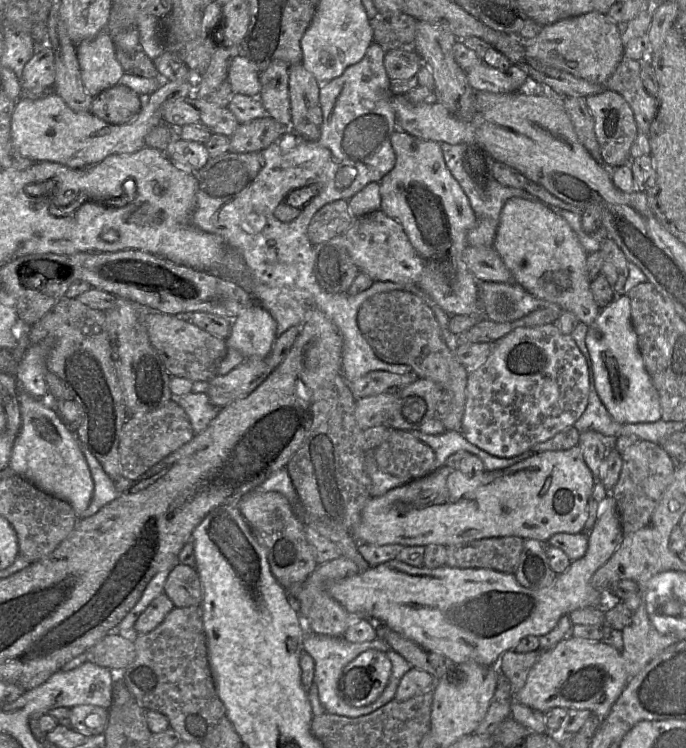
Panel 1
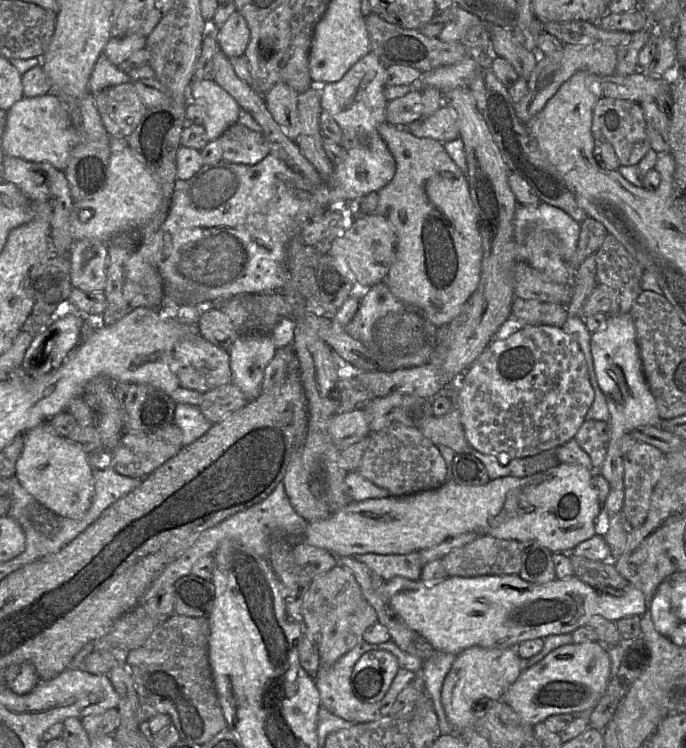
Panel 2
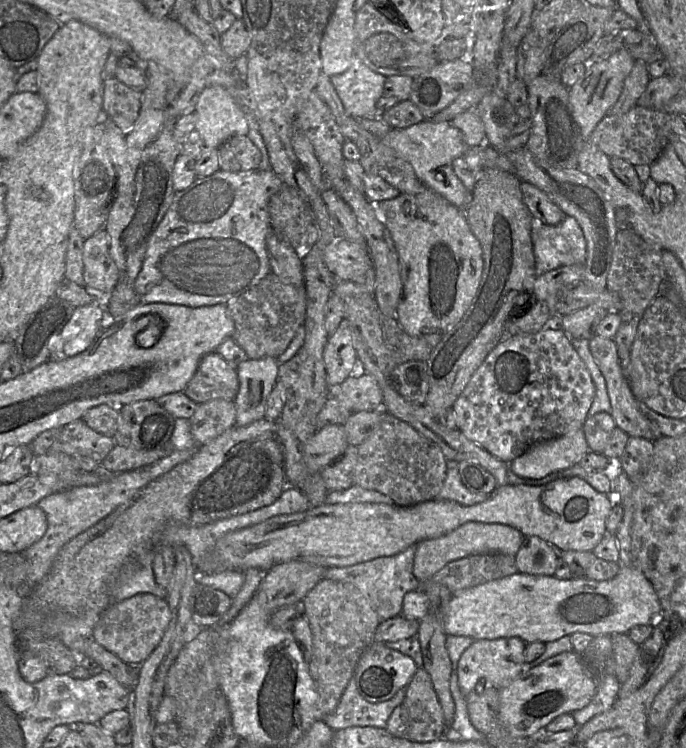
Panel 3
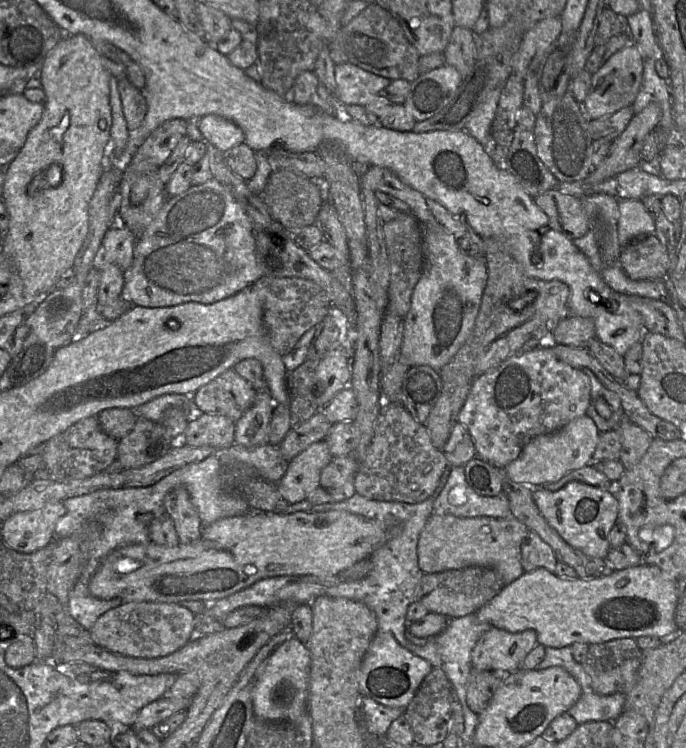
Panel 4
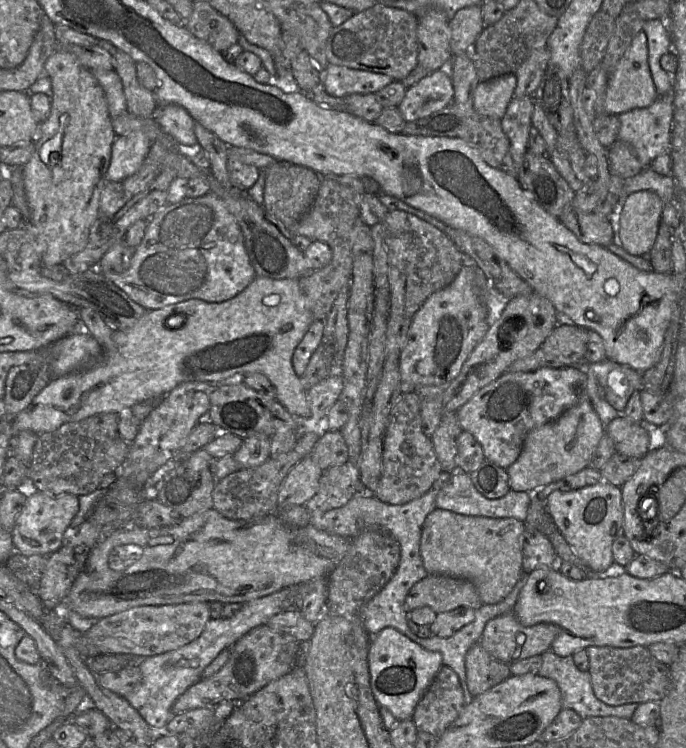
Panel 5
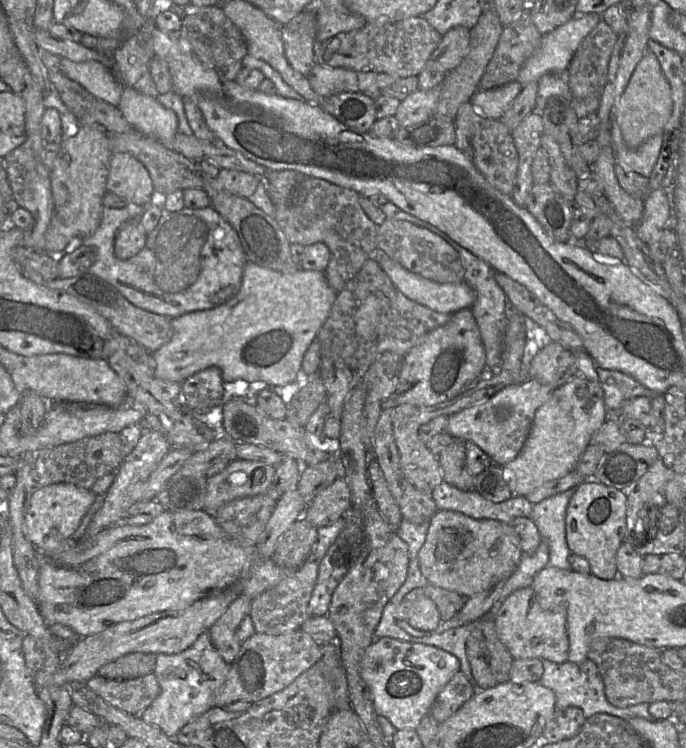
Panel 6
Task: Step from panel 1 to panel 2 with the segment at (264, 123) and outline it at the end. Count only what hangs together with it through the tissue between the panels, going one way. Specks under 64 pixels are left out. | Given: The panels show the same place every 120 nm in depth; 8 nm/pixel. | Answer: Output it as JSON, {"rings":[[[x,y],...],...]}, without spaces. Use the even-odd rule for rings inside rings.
{"rings":[[[239,122],[229,126],[219,138],[222,160],[255,165],[271,150],[270,143],[262,132],[253,131]]]}

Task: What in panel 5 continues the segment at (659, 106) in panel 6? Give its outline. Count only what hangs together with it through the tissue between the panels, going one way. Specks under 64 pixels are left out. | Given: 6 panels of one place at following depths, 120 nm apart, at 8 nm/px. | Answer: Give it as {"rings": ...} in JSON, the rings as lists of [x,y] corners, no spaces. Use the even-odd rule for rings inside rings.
{"rings":[[[641,31],[608,77],[604,111],[607,114],[620,115],[633,109],[648,107],[658,96],[648,64],[647,37]]]}

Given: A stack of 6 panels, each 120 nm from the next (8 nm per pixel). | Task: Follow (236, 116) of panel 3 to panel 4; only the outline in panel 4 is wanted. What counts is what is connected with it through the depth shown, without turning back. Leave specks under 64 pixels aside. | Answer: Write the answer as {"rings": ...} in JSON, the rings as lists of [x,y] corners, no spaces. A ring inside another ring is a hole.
{"rings":[[[218,115],[199,118],[197,126],[203,141],[224,152],[244,142],[244,133],[235,123]]]}

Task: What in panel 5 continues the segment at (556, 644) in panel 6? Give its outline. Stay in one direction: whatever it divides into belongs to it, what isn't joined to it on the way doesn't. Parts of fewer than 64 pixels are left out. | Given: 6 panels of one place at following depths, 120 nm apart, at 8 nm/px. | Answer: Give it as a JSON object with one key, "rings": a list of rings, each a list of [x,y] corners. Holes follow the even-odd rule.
{"rings":[[[511,611],[491,619],[486,624],[479,643],[493,657],[510,665],[531,656],[542,655],[550,650],[558,632],[559,628],[550,623],[524,626]]]}

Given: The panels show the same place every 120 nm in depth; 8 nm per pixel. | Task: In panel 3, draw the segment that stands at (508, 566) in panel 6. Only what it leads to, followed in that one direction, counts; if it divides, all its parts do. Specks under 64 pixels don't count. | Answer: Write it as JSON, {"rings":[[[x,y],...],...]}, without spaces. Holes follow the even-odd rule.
{"rings":[[[467,522],[438,538],[417,543],[413,561],[413,574],[420,583],[424,583],[449,562],[466,556],[483,553],[503,553],[515,556],[523,539],[524,535],[518,529],[508,525]]]}

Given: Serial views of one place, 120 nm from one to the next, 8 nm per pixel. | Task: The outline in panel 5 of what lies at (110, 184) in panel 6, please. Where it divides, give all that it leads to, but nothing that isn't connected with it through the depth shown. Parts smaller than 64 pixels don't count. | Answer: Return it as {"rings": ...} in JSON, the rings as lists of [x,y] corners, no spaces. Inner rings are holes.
{"rings":[[[133,131],[116,136],[112,147],[106,180],[123,182],[142,166],[151,144],[151,138],[143,131]]]}

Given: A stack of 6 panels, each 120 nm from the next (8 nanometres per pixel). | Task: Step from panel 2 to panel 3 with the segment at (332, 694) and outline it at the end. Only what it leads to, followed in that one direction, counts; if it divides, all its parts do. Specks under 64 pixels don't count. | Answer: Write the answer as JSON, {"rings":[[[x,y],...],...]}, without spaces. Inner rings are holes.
{"rings":[[[354,674],[336,709],[323,721],[334,731],[353,726],[385,728],[393,710],[404,702],[406,690],[407,687],[403,687],[389,700],[372,703],[359,694]]]}

